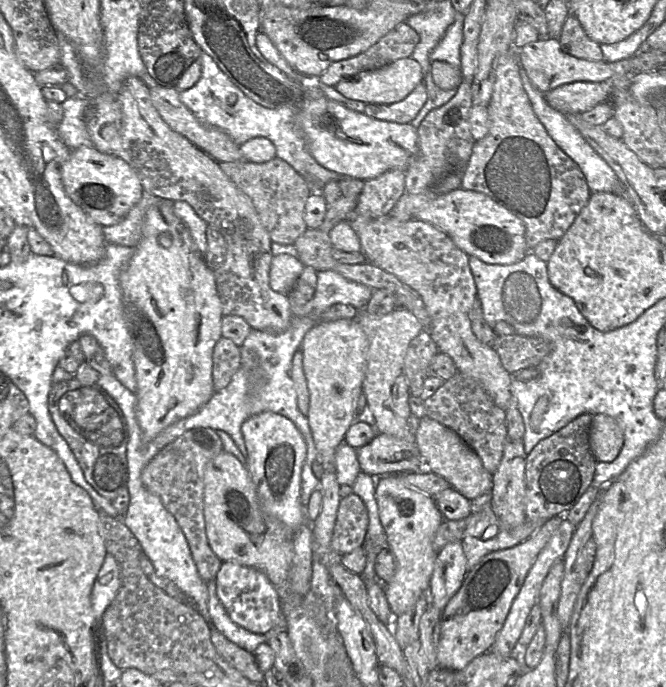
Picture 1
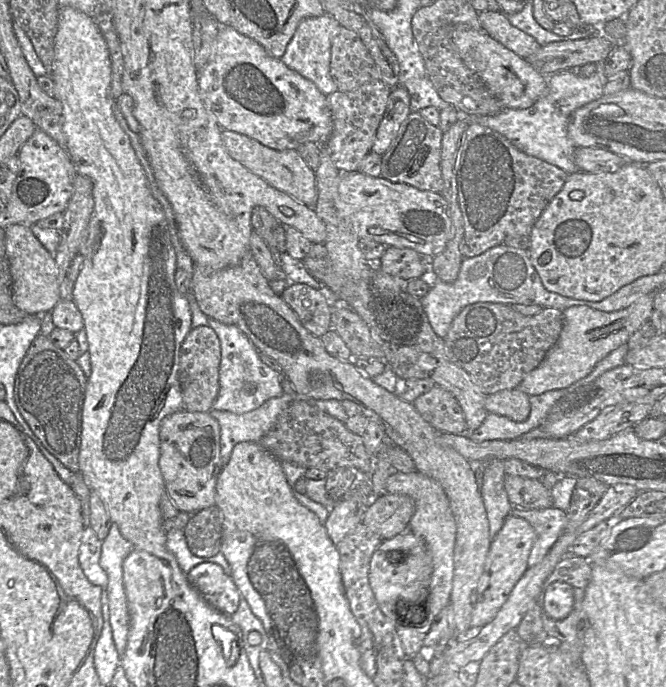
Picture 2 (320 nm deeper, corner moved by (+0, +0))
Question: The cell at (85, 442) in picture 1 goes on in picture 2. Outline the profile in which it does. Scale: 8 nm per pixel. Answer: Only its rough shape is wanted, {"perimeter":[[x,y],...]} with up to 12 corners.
{"perimeter":[[38,334],[14,398],[43,446],[79,473],[87,377]]}

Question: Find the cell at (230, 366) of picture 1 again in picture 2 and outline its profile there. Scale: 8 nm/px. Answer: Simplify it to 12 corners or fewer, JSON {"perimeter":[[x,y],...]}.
{"perimeter":[[192,327],[180,349],[184,409],[209,412],[219,390],[220,341]]}

